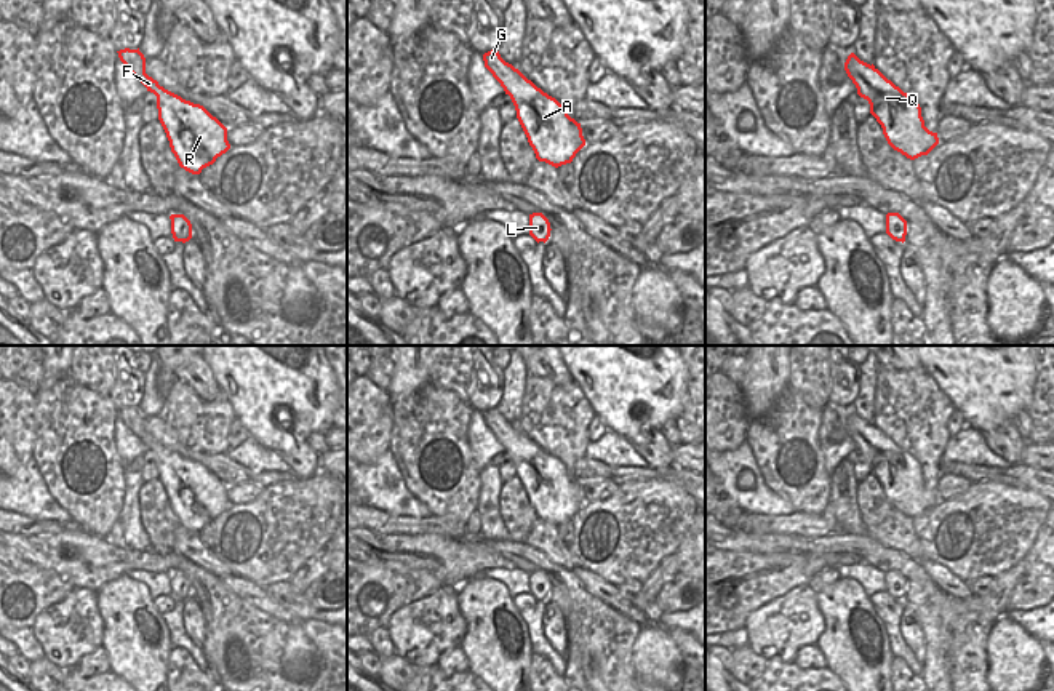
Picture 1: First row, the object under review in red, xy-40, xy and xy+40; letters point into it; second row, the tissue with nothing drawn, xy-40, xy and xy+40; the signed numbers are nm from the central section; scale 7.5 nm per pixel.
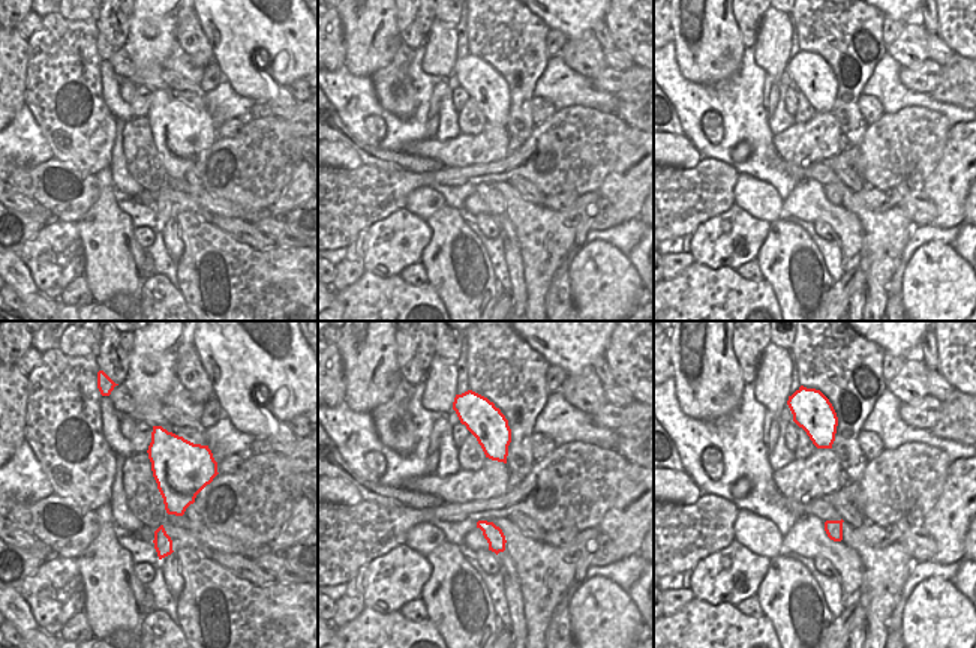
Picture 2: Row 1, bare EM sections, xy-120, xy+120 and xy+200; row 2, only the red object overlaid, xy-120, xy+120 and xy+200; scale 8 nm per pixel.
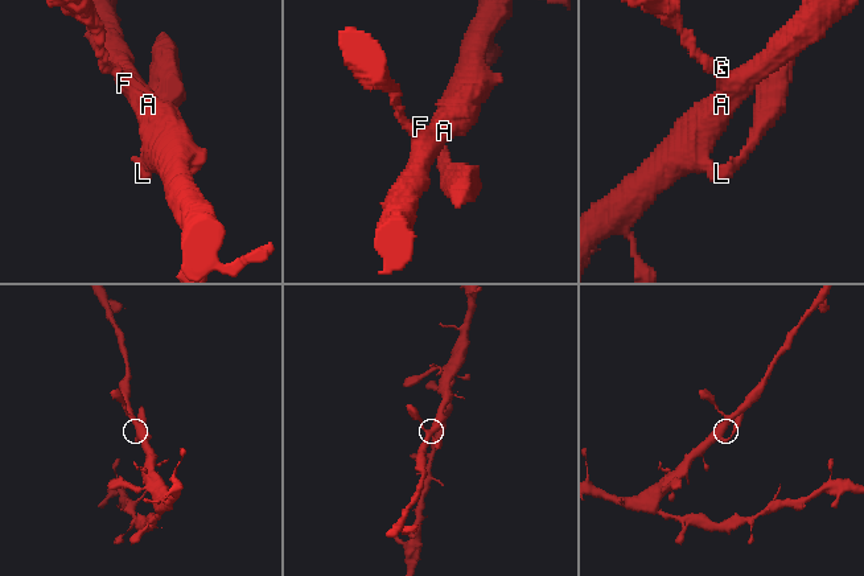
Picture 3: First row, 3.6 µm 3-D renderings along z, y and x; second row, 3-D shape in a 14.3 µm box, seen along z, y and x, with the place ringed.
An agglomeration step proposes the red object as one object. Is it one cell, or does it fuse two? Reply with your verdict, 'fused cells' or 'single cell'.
single cell

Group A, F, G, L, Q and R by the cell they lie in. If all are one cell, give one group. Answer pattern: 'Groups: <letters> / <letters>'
Groups: A F G L Q R.

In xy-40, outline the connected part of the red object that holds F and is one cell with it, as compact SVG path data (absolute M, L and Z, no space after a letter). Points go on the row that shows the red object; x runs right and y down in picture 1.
M138 50L117 51L125 67L157 96L158 120L181 168L200 174L230 149L227 128L203 106L165 90L146 74L146 58Z

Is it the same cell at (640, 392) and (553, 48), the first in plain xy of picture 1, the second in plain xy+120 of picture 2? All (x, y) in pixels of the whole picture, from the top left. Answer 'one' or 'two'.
two

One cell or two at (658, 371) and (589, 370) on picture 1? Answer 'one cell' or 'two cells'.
one cell

